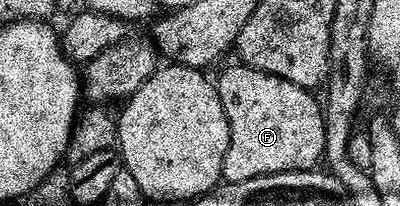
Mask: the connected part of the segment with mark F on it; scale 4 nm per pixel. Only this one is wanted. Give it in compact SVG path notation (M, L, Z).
M236 66L227 68L215 79L219 101L223 101L229 122L229 144L223 157L222 180L225 183L238 183L280 171L314 170L325 154L325 112L318 96L316 99L310 88L295 85L283 77L275 77L254 67Z

